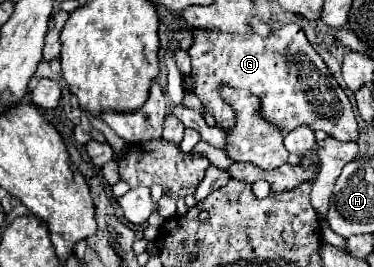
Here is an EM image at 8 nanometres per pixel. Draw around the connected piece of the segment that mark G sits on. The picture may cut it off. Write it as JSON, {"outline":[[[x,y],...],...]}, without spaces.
{"outline":[[[284,25],[278,31],[272,31],[266,39],[254,31],[241,36],[241,39],[238,36],[194,29],[194,43],[188,51],[192,57],[194,93],[214,115],[220,127],[226,129],[236,123],[234,109],[220,95],[220,87],[230,85],[256,91],[262,99],[262,115],[282,131],[292,131],[300,123],[306,123],[314,131],[322,129],[338,141],[358,141],[358,123],[352,113],[352,105],[320,55],[308,43],[300,25]]]}

